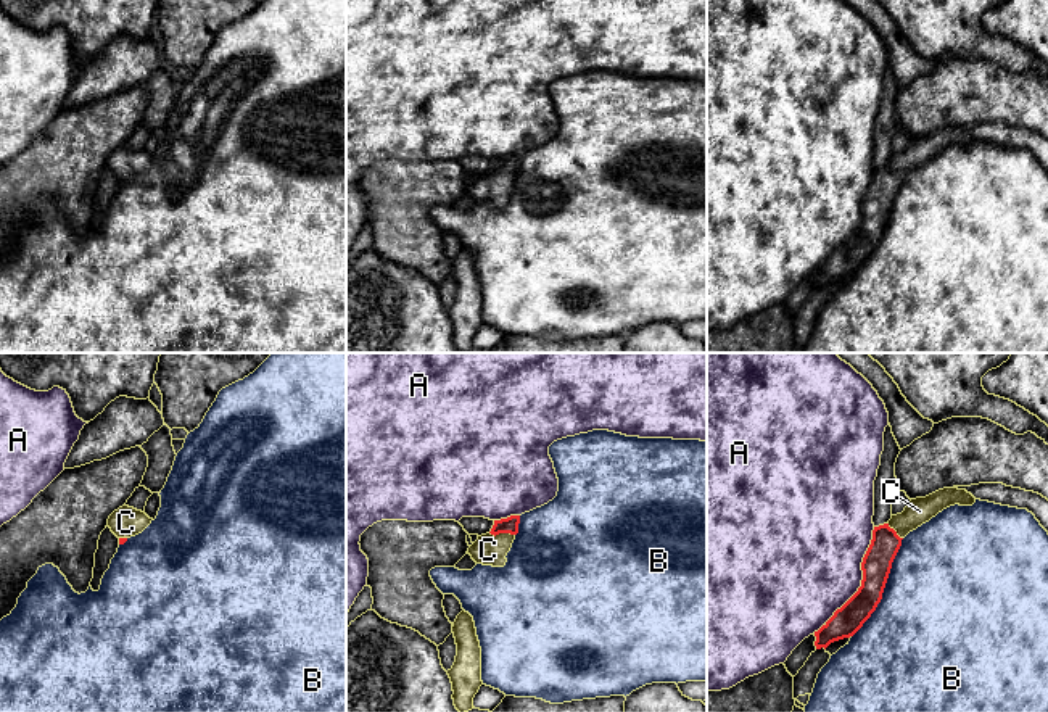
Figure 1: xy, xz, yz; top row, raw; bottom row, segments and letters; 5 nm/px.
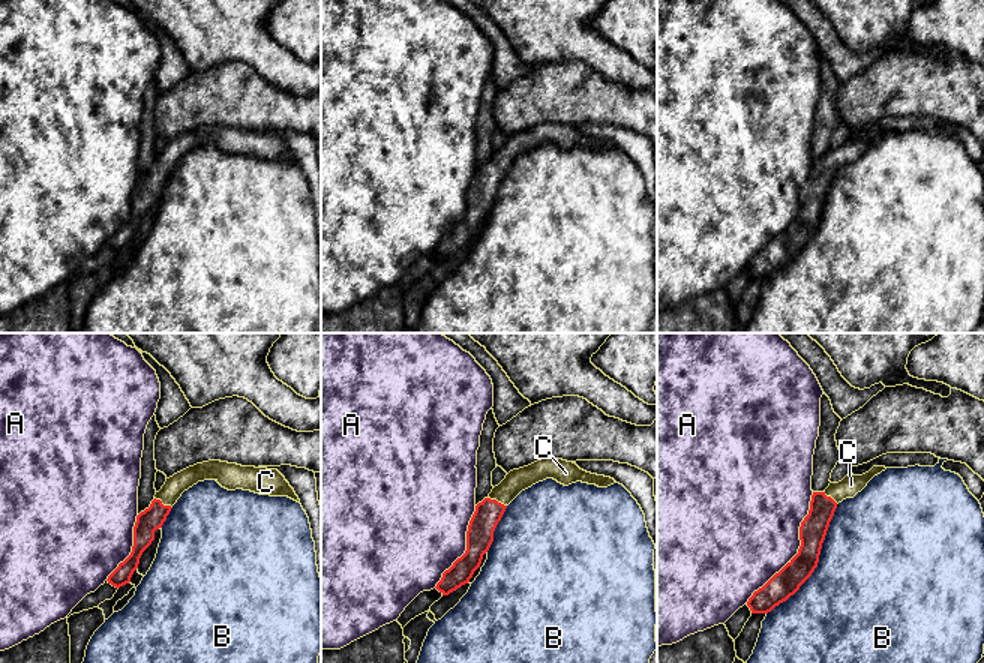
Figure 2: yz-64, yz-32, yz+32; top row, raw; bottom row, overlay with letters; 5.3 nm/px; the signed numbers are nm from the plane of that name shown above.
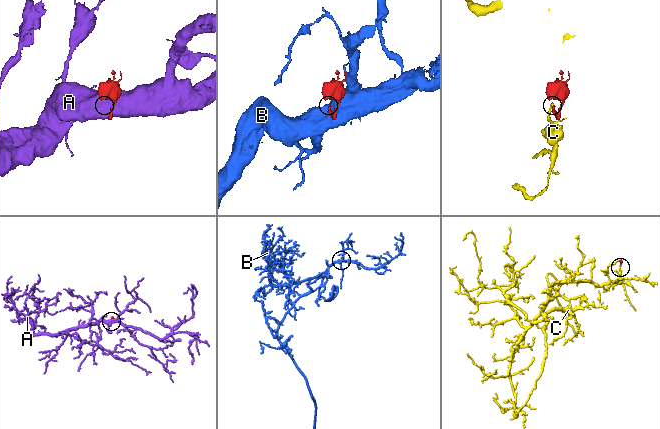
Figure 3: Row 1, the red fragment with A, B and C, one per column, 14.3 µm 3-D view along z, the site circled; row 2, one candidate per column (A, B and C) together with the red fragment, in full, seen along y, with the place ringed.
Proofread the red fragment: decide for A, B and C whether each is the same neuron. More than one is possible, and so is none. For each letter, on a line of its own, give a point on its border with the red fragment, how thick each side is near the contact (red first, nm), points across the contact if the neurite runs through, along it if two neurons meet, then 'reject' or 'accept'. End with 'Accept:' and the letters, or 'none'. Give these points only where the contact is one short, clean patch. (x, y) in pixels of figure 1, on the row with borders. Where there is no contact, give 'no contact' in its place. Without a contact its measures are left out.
A: contact yz (862, 580); calibres 150 and 480 nm; reject
B: contact yz (884, 587); calibres 150 and 500 nm; reject
C: contact xz (503, 532); calibres 80 and 160 nm; way xz (511, 524), (503, 532), (488, 550); accept
Accept: C

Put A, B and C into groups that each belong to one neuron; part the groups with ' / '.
A / B / C

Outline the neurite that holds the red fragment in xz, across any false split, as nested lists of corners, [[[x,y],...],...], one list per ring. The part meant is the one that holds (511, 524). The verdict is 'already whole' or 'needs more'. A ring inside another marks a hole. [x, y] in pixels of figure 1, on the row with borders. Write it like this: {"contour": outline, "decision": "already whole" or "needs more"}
{"contour": [[[520,515],[494,520],[489,533],[478,536],[468,548],[468,554],[477,564],[504,567],[507,553],[518,533]]], "decision": "needs more"}

